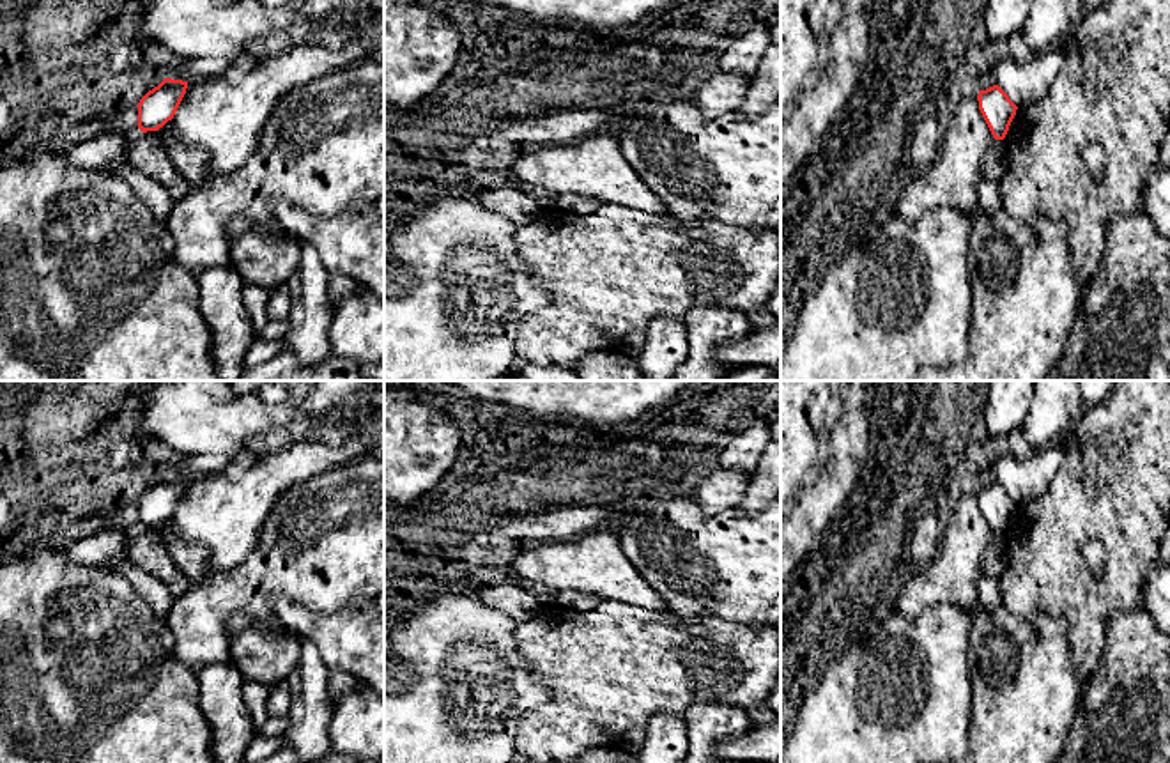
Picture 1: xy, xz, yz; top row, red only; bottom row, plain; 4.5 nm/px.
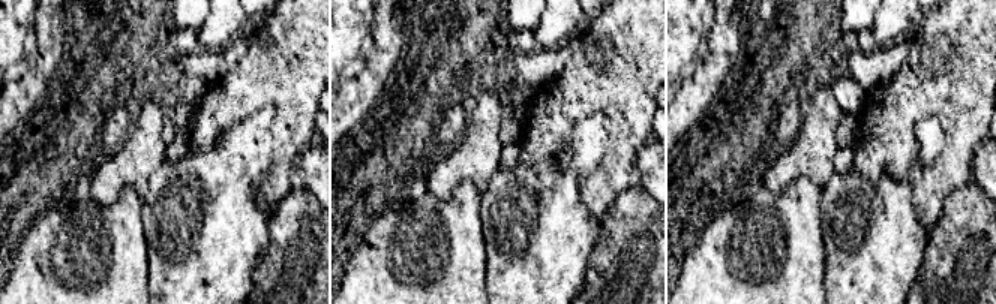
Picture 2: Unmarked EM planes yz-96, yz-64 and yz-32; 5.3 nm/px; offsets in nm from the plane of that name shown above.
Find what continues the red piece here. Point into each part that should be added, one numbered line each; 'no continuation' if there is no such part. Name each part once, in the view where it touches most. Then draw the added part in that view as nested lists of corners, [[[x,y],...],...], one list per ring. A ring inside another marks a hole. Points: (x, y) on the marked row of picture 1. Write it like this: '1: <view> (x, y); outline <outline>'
no continuation

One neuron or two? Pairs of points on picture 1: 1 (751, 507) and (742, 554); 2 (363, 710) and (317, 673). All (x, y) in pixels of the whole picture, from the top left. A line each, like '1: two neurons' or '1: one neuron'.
1: two neurons
2: two neurons

